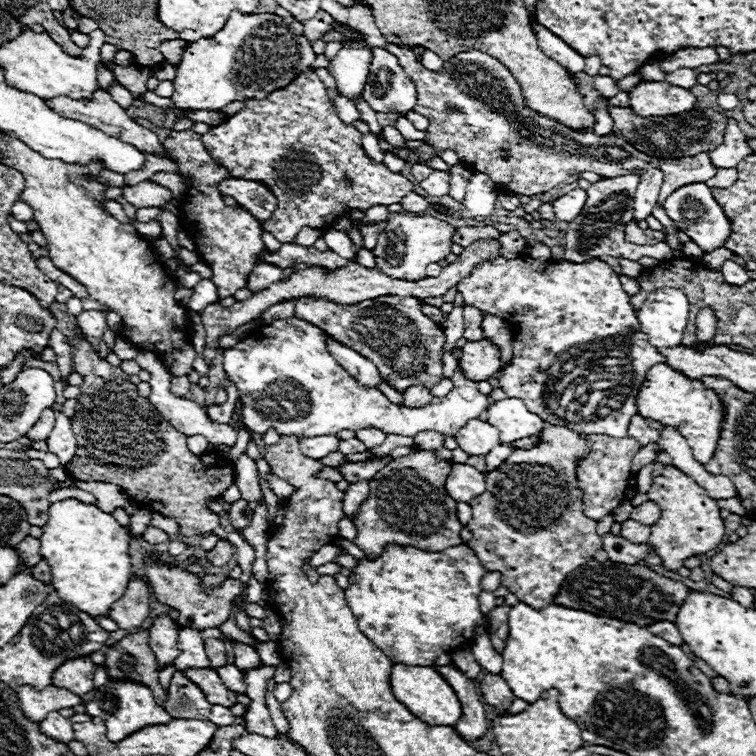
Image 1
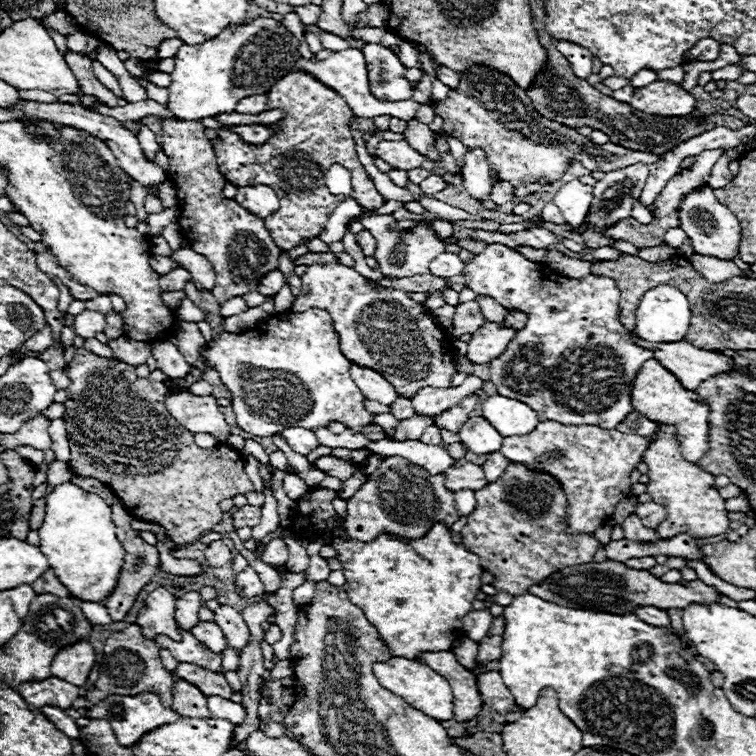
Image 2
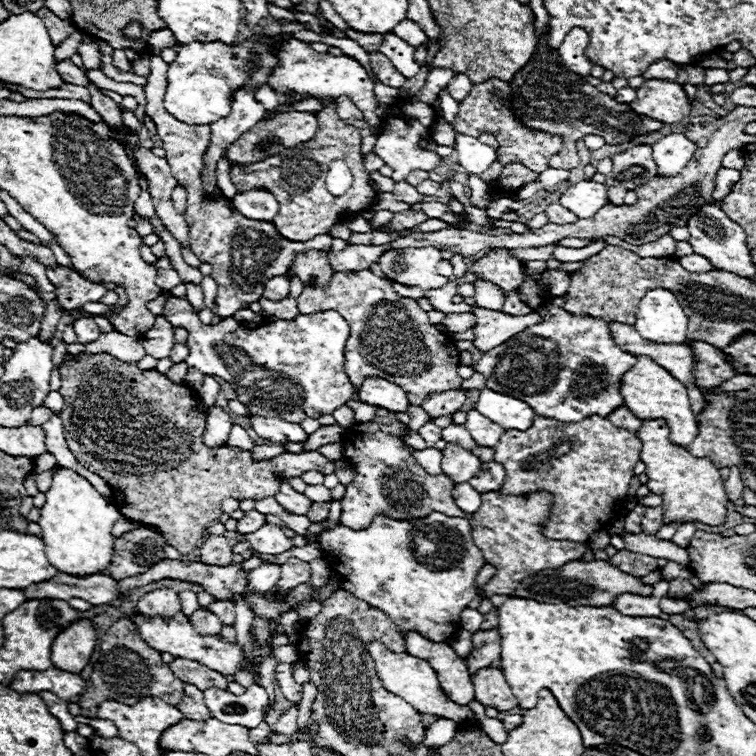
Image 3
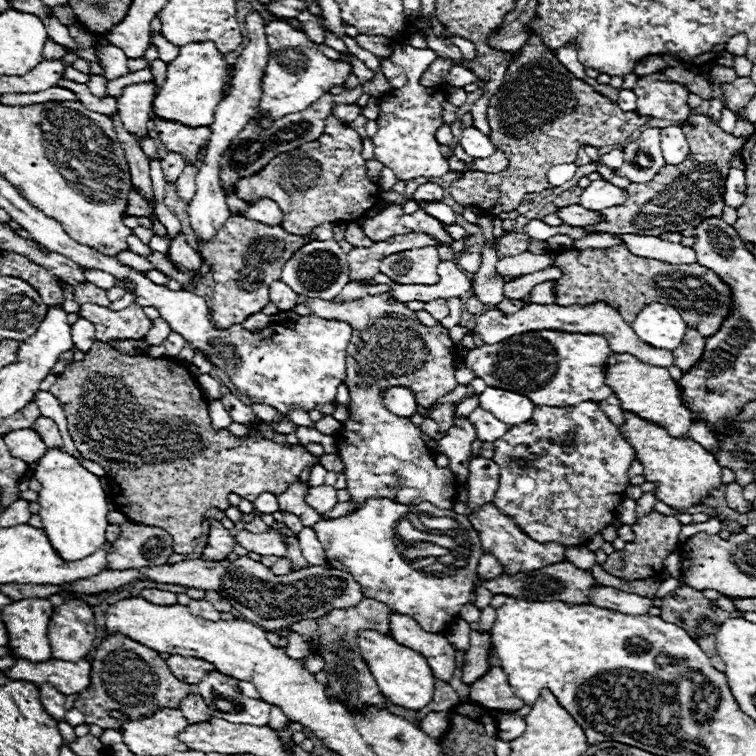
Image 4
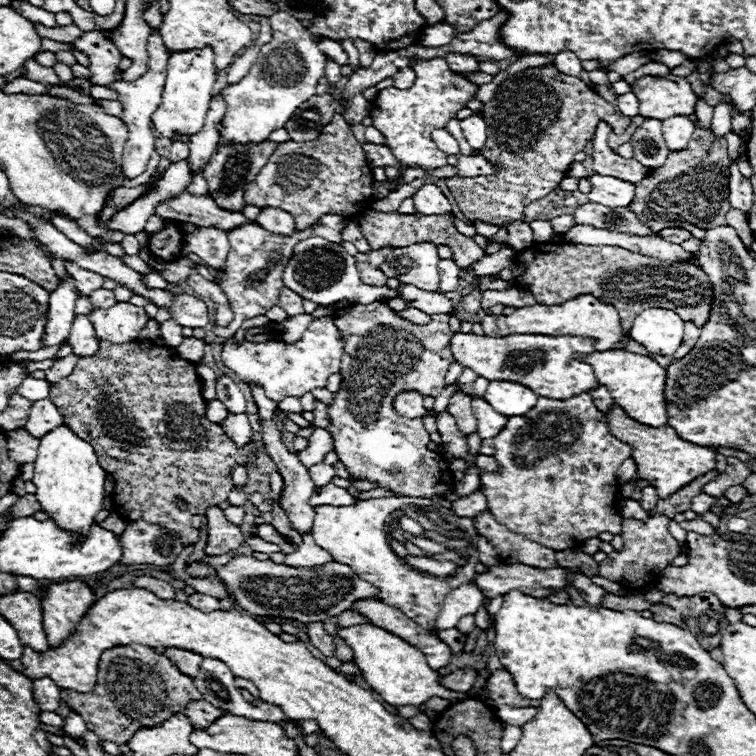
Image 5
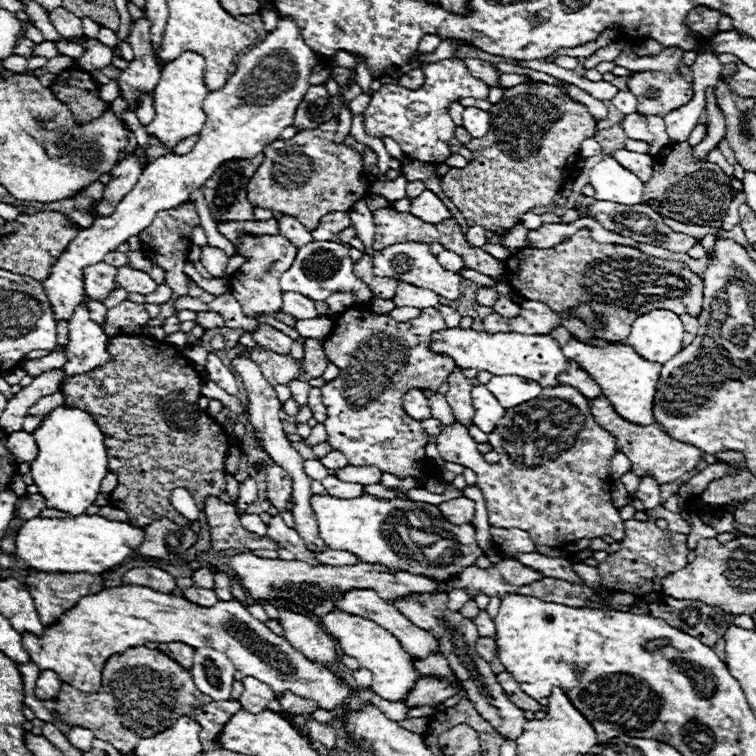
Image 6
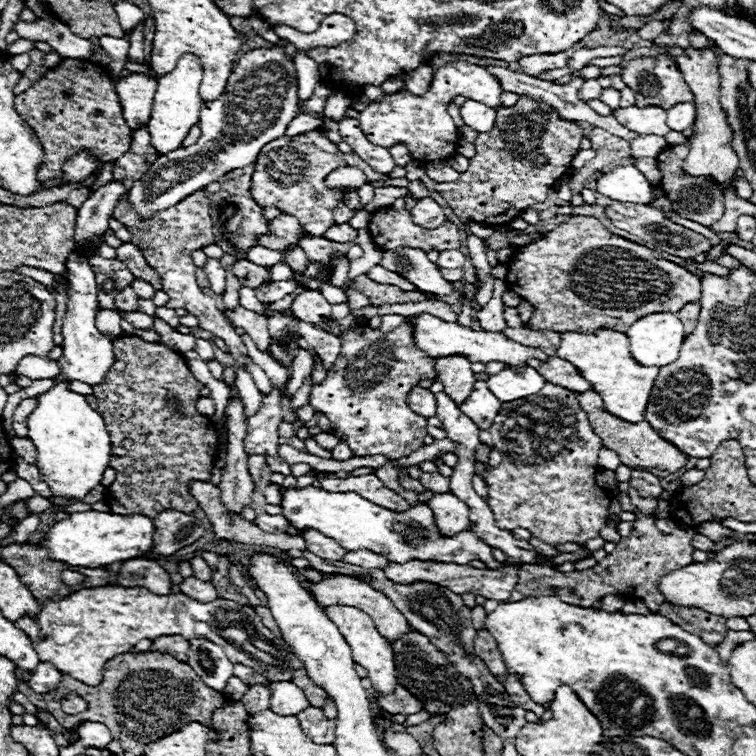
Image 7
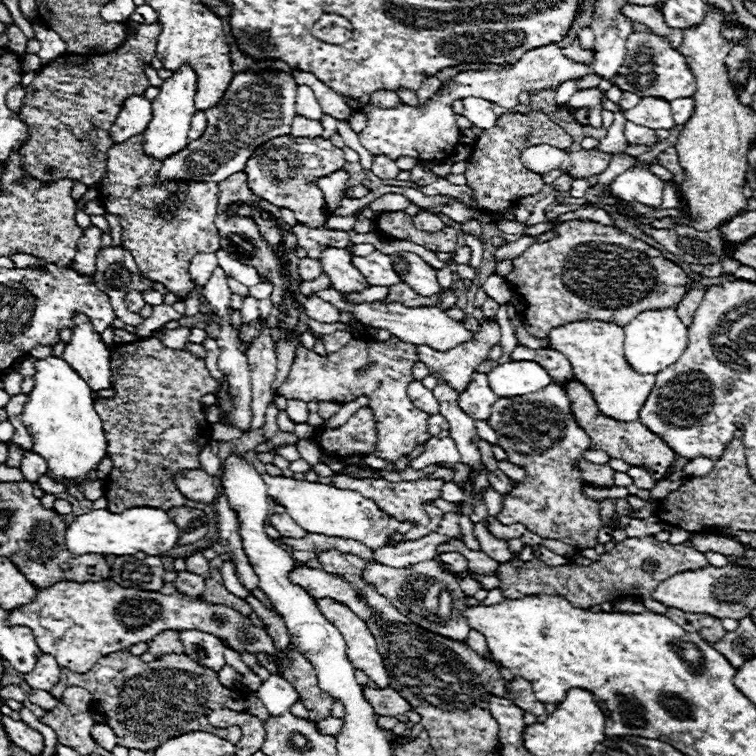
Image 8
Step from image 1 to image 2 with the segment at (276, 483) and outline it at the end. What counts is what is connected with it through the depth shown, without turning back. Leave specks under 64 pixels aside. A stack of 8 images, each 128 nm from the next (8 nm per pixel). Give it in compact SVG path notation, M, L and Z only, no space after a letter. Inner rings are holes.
M288 474L284 480L282 480L282 486L284 486L284 492L288 494L288 498L292 500L298 500L302 498L310 488L304 484L302 478L298 478L296 474Z

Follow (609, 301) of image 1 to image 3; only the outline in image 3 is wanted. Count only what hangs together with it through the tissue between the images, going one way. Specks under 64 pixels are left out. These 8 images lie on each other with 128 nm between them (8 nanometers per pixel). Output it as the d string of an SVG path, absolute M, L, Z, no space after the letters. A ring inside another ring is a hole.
M500 248L500 250L488 252L484 258L480 258L472 266L472 272L476 276L482 274L484 278L488 278L494 284L498 284L504 292L508 292L512 288L520 288L520 284L524 282L522 266L524 264L518 258L508 256L506 248ZM562 296L554 300L546 300L542 304L546 312L546 320L542 324L530 326L526 328L526 332L512 336L498 348L484 352L482 358L476 362L474 370L486 378L486 388L494 392L506 392L510 396L518 396L520 400L526 400L540 416L550 416L566 422L578 422L590 414L608 416L614 408L622 406L618 380L626 370L634 366L636 356L620 350L614 344L608 332L608 322L594 316L572 316L566 310L562 310L560 304L562 304Z

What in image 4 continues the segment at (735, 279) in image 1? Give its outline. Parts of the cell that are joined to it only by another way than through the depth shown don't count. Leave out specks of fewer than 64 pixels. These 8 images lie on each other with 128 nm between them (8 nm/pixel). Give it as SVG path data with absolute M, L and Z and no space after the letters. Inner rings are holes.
M614 234L616 238L620 238L624 242L624 246L634 252L636 256L646 256L646 258L654 258L654 260L666 260L666 262L674 262L674 264L692 264L696 262L694 250L686 248L682 244L674 244L674 242L664 242L656 236L636 236L636 234Z

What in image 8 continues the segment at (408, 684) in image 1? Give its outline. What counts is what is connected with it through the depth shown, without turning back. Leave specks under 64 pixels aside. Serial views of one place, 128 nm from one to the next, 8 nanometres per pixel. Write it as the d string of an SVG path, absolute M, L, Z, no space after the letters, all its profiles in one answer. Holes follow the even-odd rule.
M330 598L316 600L316 604L322 616L326 616L326 620L330 620L330 624L334 624L338 632L344 636L346 656L350 664L356 670L366 672L368 678L376 682L380 688L386 688L390 678L388 678L388 672L384 670L382 656L376 648L376 640L370 634L366 622L360 620L348 606L334 602Z

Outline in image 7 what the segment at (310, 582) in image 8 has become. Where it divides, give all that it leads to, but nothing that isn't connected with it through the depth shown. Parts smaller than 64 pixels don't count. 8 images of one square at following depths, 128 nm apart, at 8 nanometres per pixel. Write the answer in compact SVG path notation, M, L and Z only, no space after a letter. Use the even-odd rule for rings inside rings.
M324 574L324 578L322 578L320 582L308 584L308 590L312 592L312 596L314 596L322 606L326 606L326 604L350 604L350 606L354 606L354 608L366 612L366 614L374 620L378 632L382 632L382 636L388 638L388 640L396 640L402 632L408 632L408 630L410 630L410 624L408 624L406 618L394 608L394 604L392 604L386 596L382 596L382 592L370 588L366 582L362 582L362 580L358 580L358 578L344 576L344 574Z

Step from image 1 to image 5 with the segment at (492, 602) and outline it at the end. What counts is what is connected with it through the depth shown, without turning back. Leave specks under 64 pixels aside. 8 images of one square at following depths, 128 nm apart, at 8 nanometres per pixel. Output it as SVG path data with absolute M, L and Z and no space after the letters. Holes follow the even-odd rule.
M470 582L470 584L464 584L456 590L452 590L448 596L446 596L446 602L440 610L440 616L435 622L436 628L432 631L436 635L436 632L445 630L456 626L456 622L464 616L464 614L476 614L476 610L480 608L484 596L482 592Z

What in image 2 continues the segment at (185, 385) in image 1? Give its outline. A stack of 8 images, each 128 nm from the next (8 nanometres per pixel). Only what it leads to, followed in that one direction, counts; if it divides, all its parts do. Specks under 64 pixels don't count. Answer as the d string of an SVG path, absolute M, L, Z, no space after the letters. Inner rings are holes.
M168 340L158 342L156 346L152 346L152 354L158 360L158 368L166 376L170 376L170 378L188 376L188 362L180 354L180 350L174 344L170 344Z

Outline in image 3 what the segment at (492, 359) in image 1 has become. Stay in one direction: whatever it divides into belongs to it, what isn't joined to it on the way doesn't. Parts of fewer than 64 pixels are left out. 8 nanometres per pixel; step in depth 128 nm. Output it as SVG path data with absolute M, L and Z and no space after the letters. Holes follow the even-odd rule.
M476 308L474 316L476 316L474 346L480 348L482 352L496 348L498 344L506 342L510 336L526 330L528 326L542 322L542 314L538 310L536 312L532 310L526 316L510 316L510 314L504 314L504 312Z

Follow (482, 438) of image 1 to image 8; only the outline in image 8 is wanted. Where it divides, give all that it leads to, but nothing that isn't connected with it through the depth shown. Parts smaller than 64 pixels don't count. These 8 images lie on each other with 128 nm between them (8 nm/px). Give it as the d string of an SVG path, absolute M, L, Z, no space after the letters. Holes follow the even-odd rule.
M474 372L466 390L458 394L458 406L474 420L488 420L490 408L496 400L498 396L490 390L488 376L484 372Z

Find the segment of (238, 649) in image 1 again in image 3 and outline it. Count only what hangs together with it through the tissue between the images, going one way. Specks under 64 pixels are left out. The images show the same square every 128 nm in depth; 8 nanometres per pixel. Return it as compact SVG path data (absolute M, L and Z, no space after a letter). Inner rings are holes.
M210 602L208 610L212 610L222 624L234 624L234 604L232 602Z

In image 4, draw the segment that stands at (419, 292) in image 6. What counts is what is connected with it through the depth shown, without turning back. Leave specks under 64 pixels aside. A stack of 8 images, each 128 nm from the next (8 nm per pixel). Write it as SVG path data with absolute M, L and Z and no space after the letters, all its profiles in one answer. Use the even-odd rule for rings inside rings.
M436 298L436 300L426 302L426 304L424 304L424 310L426 310L432 318L436 318L438 321L441 321L442 318L446 318L449 314L447 301L442 300L442 298Z

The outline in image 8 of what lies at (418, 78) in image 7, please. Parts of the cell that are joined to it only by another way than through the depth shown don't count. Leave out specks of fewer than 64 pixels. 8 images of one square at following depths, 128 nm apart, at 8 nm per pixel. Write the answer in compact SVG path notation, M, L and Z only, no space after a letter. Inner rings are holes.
M430 76L430 78L426 78L424 82L422 82L422 86L418 88L418 92L416 92L416 96L418 96L418 100L420 102L426 102L428 98L432 98L440 88L442 88L444 84L436 78L436 76Z

